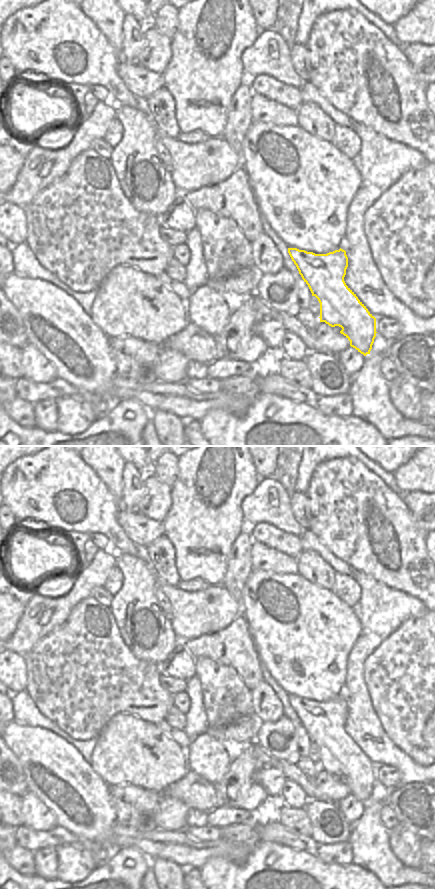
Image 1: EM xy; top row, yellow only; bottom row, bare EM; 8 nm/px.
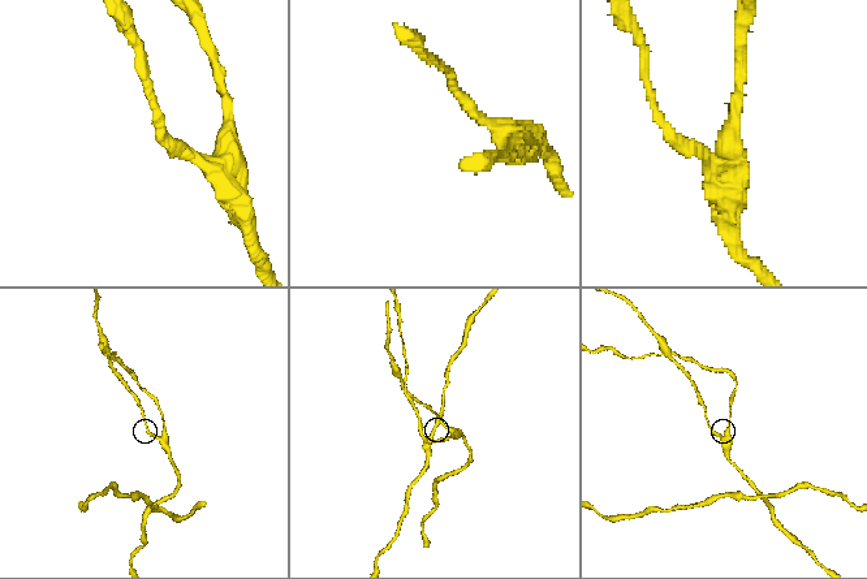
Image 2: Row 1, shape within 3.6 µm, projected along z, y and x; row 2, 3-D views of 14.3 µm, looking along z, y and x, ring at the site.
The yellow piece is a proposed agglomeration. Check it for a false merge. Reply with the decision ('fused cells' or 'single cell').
single cell

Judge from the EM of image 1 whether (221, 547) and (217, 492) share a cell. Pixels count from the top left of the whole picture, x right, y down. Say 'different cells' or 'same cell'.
same cell

